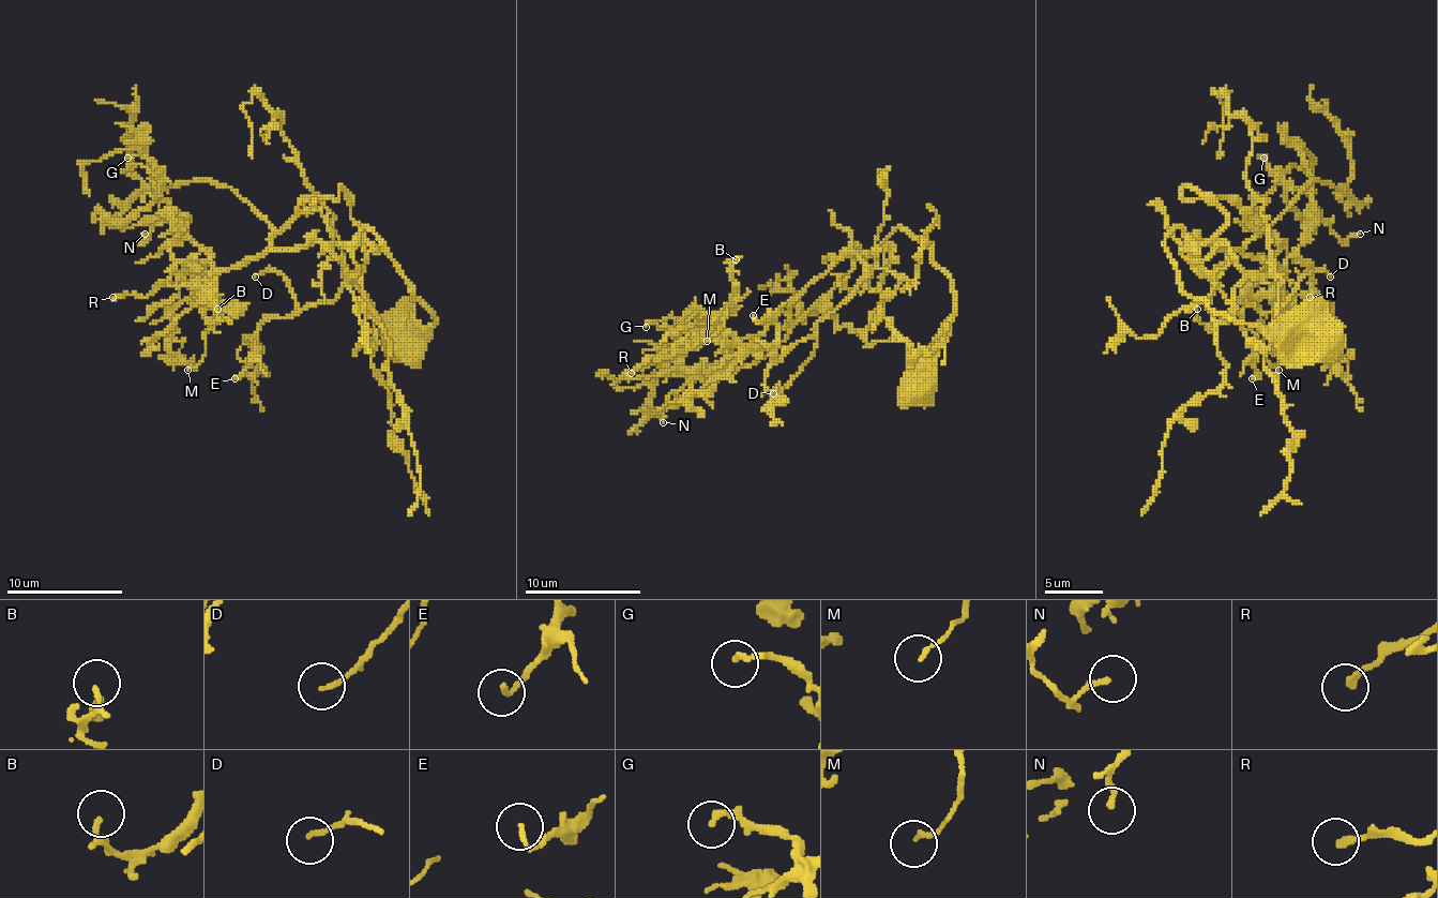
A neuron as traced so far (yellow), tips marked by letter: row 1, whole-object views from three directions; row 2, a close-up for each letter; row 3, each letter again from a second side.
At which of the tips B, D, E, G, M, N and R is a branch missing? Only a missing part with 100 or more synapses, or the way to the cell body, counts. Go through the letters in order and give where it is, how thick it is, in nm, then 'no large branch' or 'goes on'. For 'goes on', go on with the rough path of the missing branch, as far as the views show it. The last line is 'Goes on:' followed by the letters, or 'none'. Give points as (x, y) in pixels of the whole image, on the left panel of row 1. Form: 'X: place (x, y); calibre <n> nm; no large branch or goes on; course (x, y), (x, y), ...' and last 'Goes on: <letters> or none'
B: place (217, 309); calibre 150 nm; no large branch
D: place (255, 277); calibre 140 nm; goes on; course (255, 277), (252, 277), (246, 300), (248, 312), (235, 338), (235, 356), (263, 402)
E: place (235, 378); calibre 150 nm; no large branch
G: place (127, 158); calibre 170 nm; no large branch
M: place (187, 370); calibre 130 nm; no large branch
N: place (145, 234); calibre 160 nm; no large branch
R: place (112, 297); calibre 180 nm; no large branch
Goes on: D

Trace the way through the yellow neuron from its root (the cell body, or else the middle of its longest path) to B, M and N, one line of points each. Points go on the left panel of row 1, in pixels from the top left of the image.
B: (403, 341), (435, 320), (368, 227), (342, 245), (269, 248), (214, 274), (206, 283), (211, 324), (217, 309)
M: (403, 341), (435, 320), (365, 227), (214, 274), (206, 353), (187, 370)
N: (403, 341), (435, 320), (368, 227), (342, 245), (269, 248), (238, 268), (217, 268), (179, 222), (145, 234)

